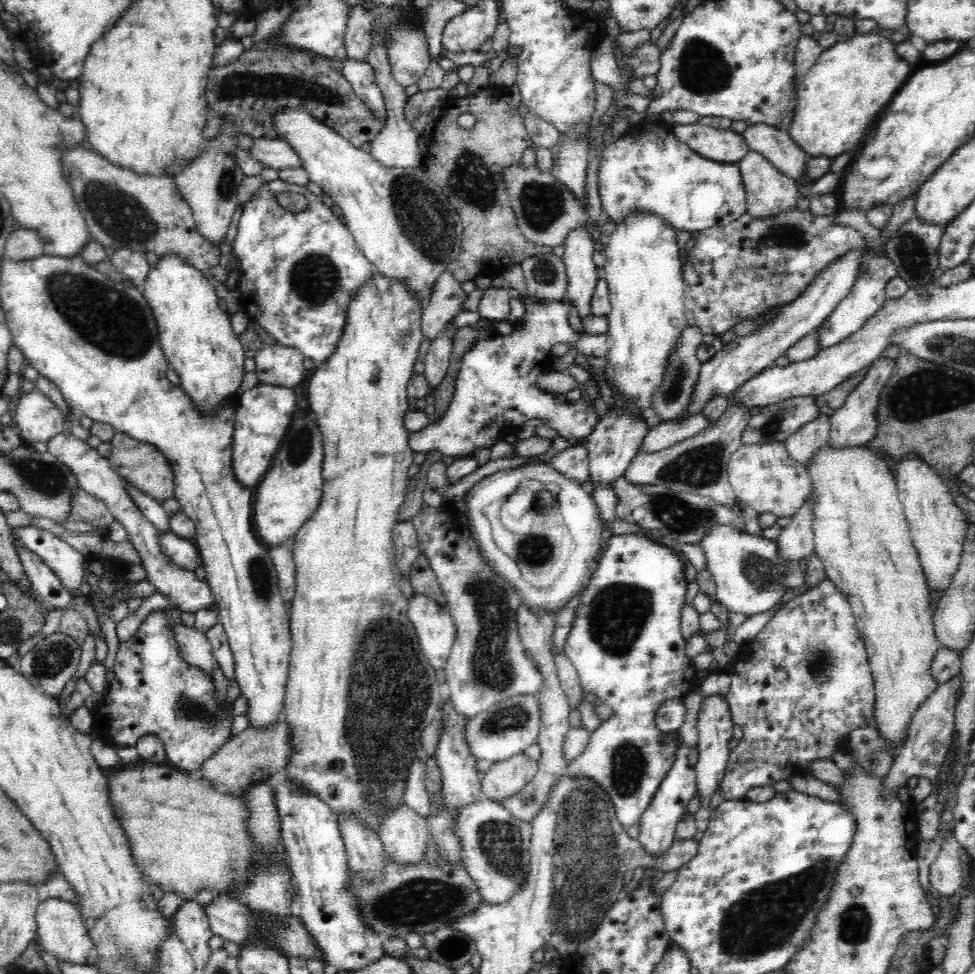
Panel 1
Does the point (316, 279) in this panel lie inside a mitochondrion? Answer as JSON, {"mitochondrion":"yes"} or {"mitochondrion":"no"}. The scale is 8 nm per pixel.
{"mitochondrion":"yes"}

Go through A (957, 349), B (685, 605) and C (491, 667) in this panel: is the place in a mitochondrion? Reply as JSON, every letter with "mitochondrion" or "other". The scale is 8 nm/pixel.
{"A":"mitochondrion","B":"other","C":"mitochondrion"}

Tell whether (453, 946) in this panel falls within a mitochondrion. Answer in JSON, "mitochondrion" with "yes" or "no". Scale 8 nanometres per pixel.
{"mitochondrion":"yes"}

